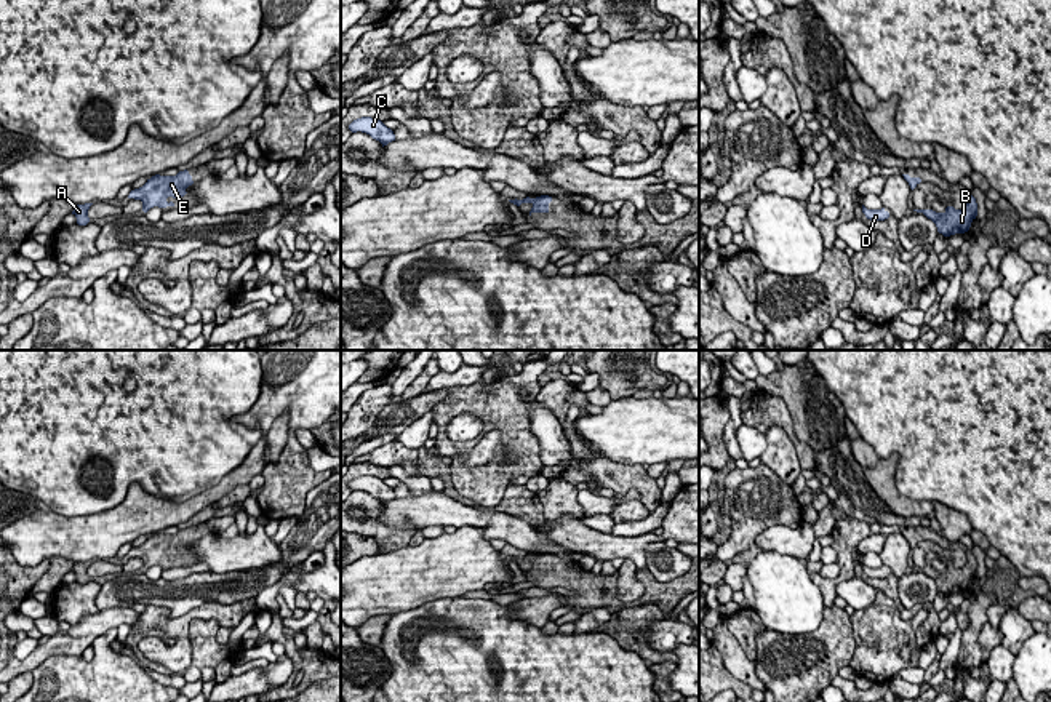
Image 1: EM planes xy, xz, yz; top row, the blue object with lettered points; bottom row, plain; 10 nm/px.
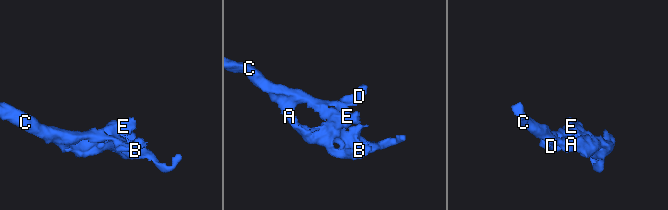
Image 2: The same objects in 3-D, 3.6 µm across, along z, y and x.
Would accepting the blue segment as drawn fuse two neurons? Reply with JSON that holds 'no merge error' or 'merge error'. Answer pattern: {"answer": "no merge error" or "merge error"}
{"answer": "no merge error"}

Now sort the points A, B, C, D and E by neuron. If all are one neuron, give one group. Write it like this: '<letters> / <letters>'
A B C D E

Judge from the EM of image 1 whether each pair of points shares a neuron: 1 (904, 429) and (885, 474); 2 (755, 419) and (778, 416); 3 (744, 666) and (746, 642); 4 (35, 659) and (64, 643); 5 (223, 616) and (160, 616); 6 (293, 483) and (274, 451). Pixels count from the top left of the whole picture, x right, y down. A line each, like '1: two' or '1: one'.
1: two
2: one
3: two
4: one
5: one
6: two

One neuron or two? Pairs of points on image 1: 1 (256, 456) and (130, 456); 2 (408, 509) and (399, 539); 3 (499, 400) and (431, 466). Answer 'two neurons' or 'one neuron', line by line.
1: two neurons
2: two neurons
3: two neurons

